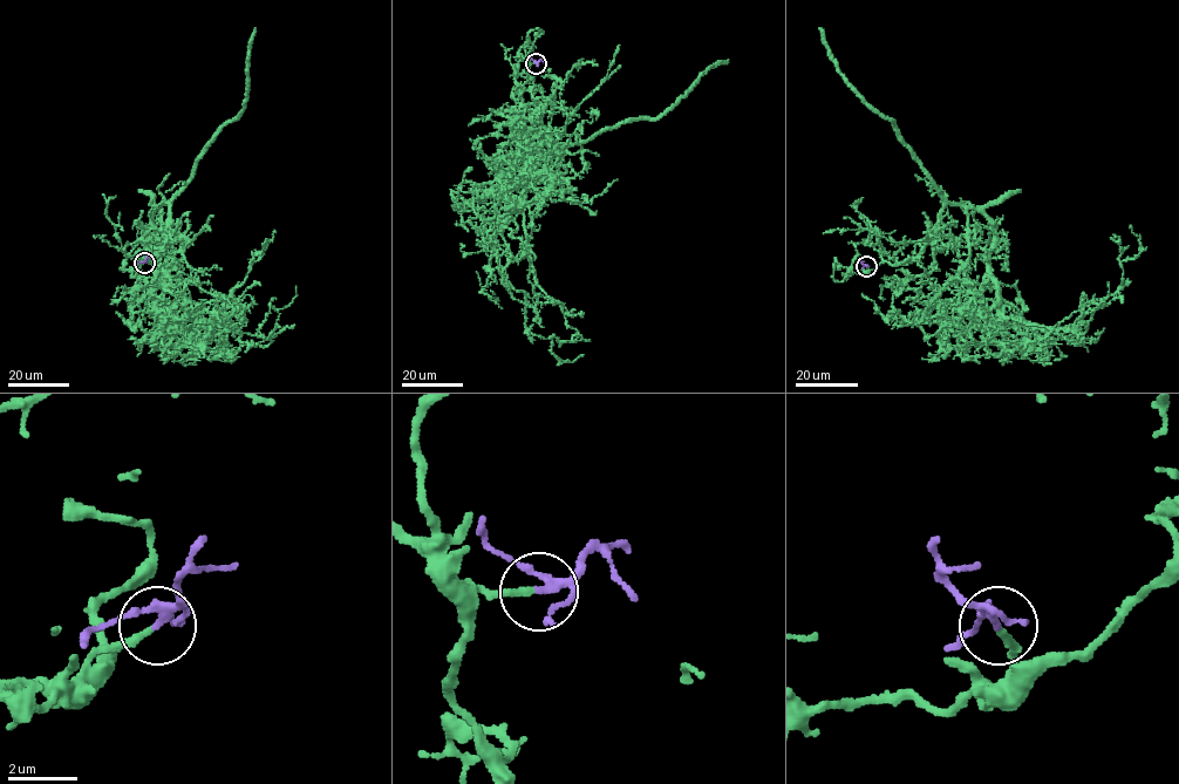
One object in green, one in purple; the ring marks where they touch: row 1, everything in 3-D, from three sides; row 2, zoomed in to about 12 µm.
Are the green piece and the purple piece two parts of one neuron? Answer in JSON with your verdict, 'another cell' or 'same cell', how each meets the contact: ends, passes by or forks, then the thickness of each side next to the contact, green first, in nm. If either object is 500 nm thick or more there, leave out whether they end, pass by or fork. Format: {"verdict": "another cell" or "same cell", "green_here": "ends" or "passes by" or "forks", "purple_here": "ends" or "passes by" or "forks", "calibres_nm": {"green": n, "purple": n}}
{"verdict": "same cell", "green_here": "ends", "purple_here": "forks", "calibres_nm": {"green": 200, "purple": 170}}

